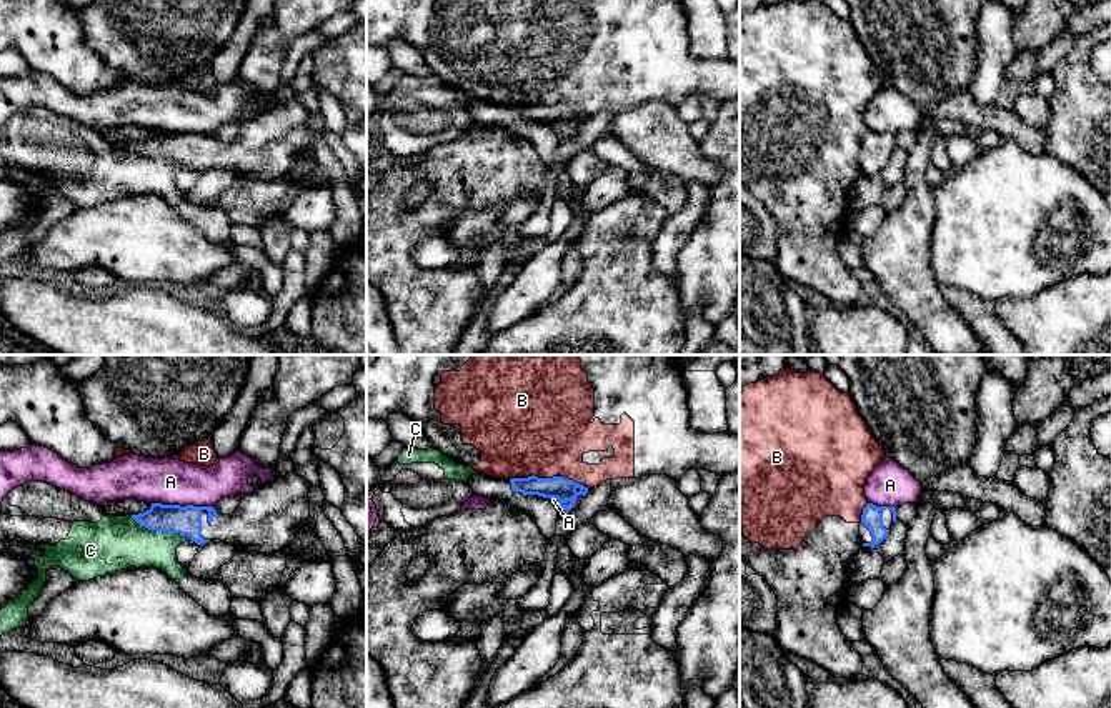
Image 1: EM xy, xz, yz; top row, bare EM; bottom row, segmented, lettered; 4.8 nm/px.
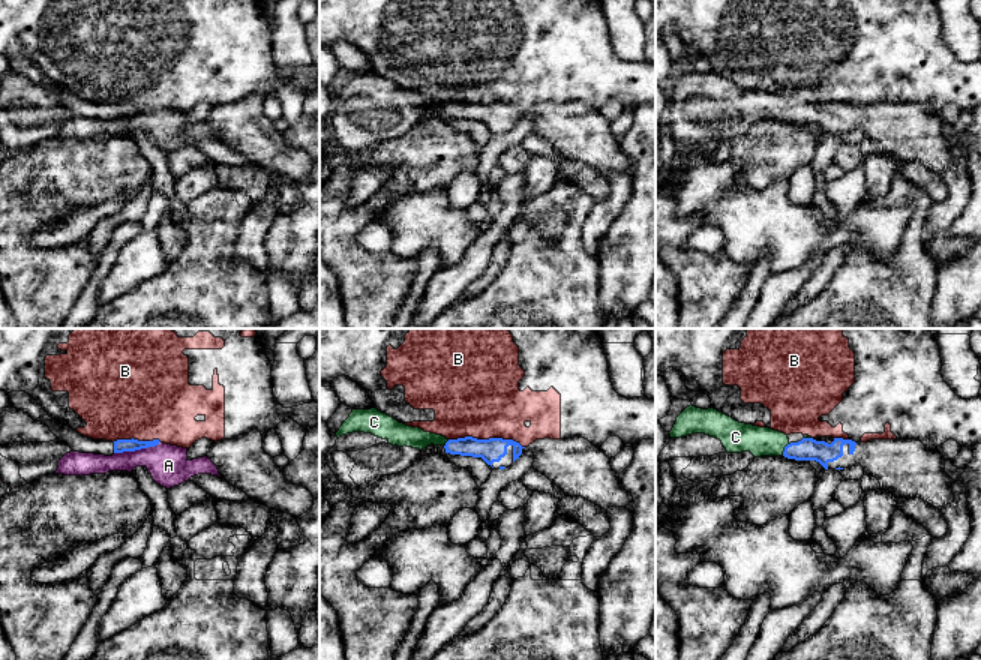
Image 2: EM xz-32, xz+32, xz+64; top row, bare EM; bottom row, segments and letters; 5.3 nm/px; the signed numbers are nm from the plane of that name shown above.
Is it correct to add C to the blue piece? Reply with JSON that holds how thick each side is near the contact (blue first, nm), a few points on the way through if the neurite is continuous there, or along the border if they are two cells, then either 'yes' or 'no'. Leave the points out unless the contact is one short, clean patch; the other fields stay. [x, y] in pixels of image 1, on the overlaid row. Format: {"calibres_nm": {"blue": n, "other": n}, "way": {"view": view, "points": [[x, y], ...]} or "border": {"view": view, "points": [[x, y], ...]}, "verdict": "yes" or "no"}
{"calibres_nm": {"blue": 140, "other": 260}, "way": {"view": "xy", "points": [[170, 518], [160, 530], [145, 540], [114, 543]]}, "verdict": "yes"}

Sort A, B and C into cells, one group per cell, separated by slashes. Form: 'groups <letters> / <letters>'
groups A / B / C

